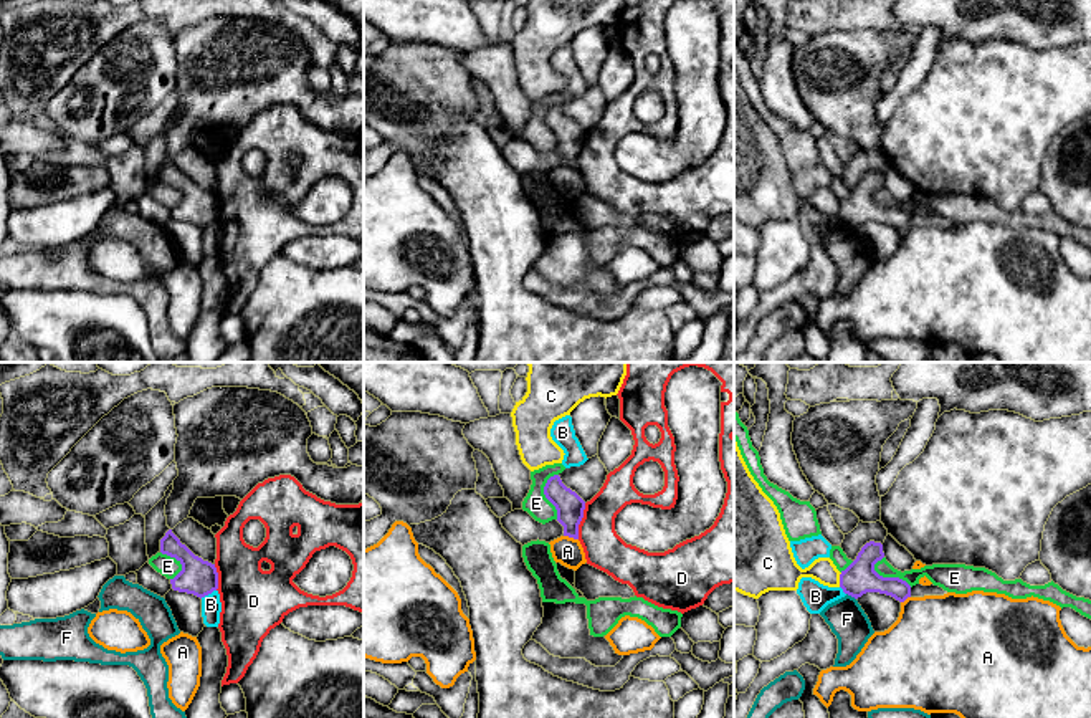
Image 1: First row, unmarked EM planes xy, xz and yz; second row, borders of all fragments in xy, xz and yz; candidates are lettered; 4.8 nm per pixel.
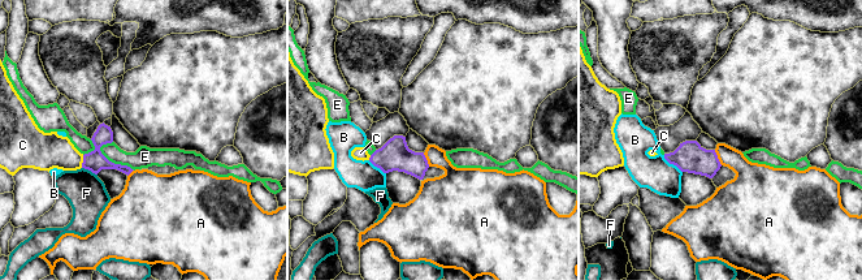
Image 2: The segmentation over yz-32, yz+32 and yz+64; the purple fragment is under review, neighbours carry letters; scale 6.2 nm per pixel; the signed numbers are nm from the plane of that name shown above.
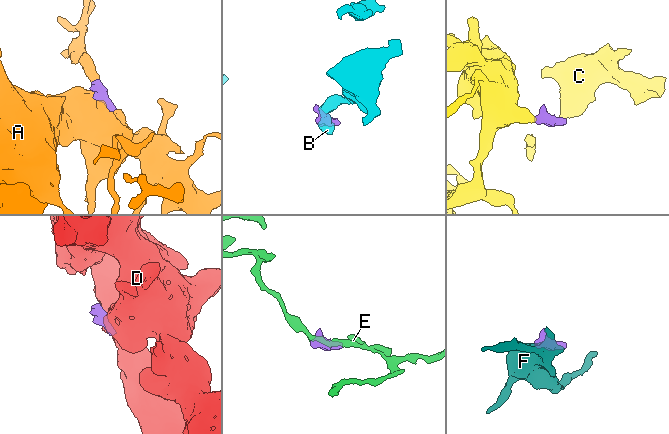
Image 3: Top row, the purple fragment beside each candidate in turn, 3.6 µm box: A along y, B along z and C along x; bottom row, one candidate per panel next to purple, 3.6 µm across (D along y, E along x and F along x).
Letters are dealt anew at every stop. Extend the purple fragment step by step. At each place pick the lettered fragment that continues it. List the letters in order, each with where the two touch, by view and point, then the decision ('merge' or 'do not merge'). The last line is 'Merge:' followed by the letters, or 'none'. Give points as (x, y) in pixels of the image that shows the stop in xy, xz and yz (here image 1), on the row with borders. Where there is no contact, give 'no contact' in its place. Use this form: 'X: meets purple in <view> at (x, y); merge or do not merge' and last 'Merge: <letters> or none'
A: meets purple in xz at (571, 536); do not merge
B: meets purple in xy at (207, 594); do not merge
C: meets purple in yz at (840, 579); do not merge
D: meets purple in xz at (581, 520); do not merge
E: meets purple in yz at (891, 578); do not merge
F: meets purple in yz at (852, 596); do not merge
Merge: none

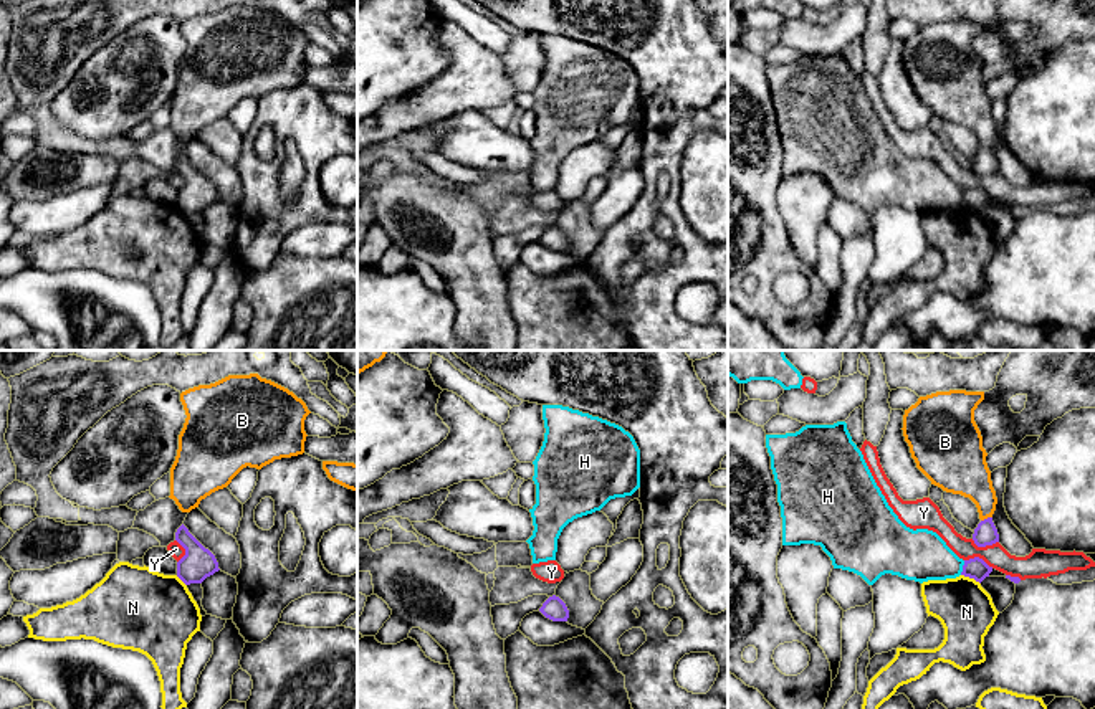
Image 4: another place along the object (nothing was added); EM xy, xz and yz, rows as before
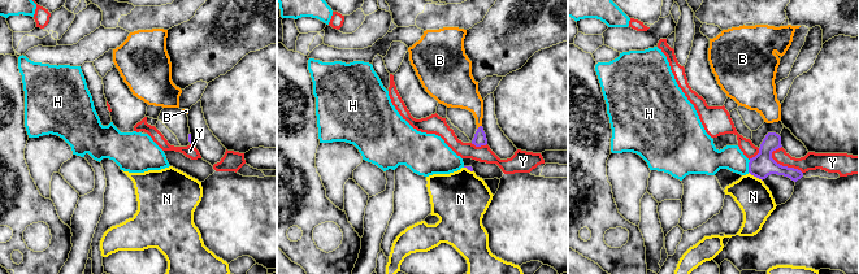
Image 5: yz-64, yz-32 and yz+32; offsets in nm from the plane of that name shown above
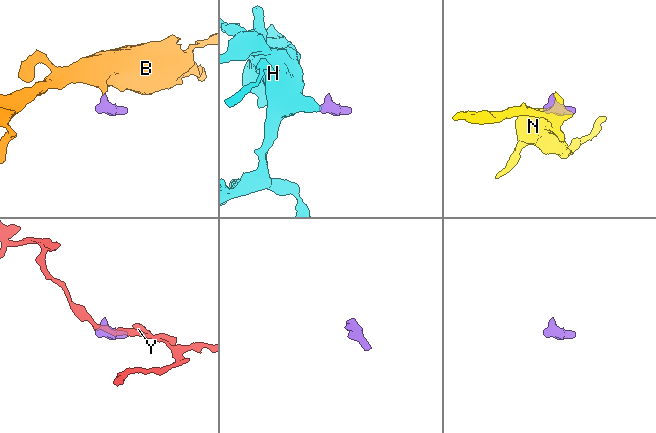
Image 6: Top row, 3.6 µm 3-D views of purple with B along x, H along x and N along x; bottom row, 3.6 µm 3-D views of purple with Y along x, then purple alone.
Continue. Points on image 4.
B: meets purple in yz at (988, 518); merge
H: meets purple in yz at (963, 567); do not merge
N: meets purple in yz at (971, 577); do not merge
Y: meets purple in yz at (985, 546); do not merge
Merge: B

